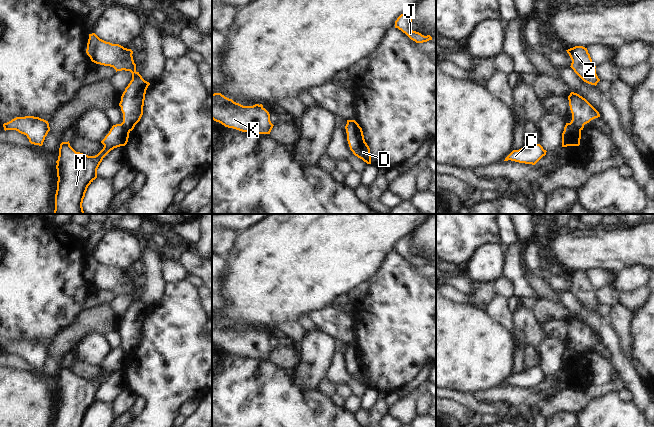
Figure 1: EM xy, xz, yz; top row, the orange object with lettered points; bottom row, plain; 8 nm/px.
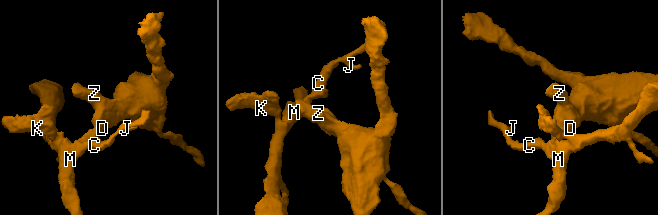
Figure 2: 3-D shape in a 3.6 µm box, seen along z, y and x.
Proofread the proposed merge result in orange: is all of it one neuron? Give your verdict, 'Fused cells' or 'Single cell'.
Fused cells

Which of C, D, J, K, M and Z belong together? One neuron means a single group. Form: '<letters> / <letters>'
C J K M / D Z

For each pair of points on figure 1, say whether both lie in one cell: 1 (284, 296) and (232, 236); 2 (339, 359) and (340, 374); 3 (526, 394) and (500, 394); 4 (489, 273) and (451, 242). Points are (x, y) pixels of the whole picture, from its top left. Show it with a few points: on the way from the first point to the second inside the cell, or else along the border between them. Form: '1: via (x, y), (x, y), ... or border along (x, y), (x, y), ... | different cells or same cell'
1: border along (238, 232), (236, 244), (226, 256) | different cells
2: via (339, 363), (339, 370) | same cell
3: via (520, 394), (506, 394) | same cell
4: border along (491, 244), (481, 246), (465, 268) | different cells

